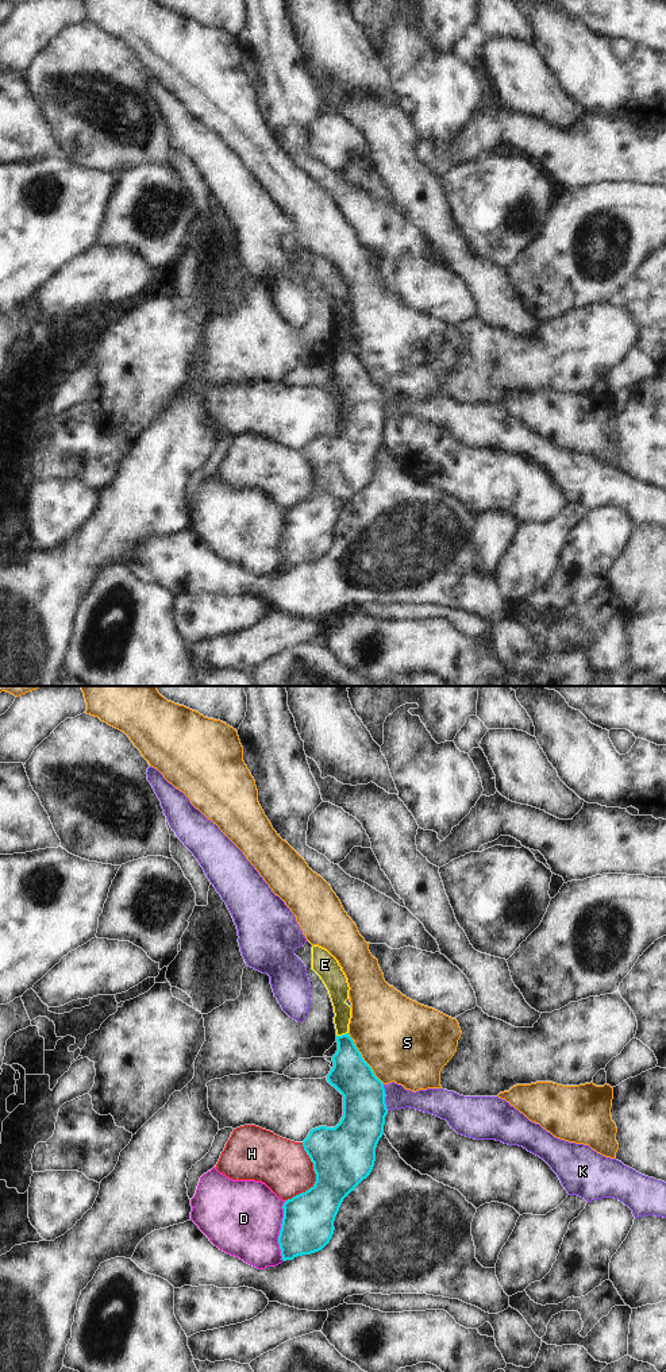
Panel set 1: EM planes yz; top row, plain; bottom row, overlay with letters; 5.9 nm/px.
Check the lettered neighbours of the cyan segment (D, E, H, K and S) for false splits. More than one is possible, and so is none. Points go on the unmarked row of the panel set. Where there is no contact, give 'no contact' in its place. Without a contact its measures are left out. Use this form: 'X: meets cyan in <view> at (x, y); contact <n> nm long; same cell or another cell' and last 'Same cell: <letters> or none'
D: meets cyan in yz at (280, 539); contact 360 nm long; another cell
E: meets cyan in yz at (342, 343); contact 80 nm long; another cell
H: meets cyan in yz at (316, 486); contact 360 nm long; another cell
K: meets cyan in yz at (384, 407); contact 160 nm long; another cell
S: meets cyan in yz at (362, 367); contact 380 nm long; another cell
Same cell: none

